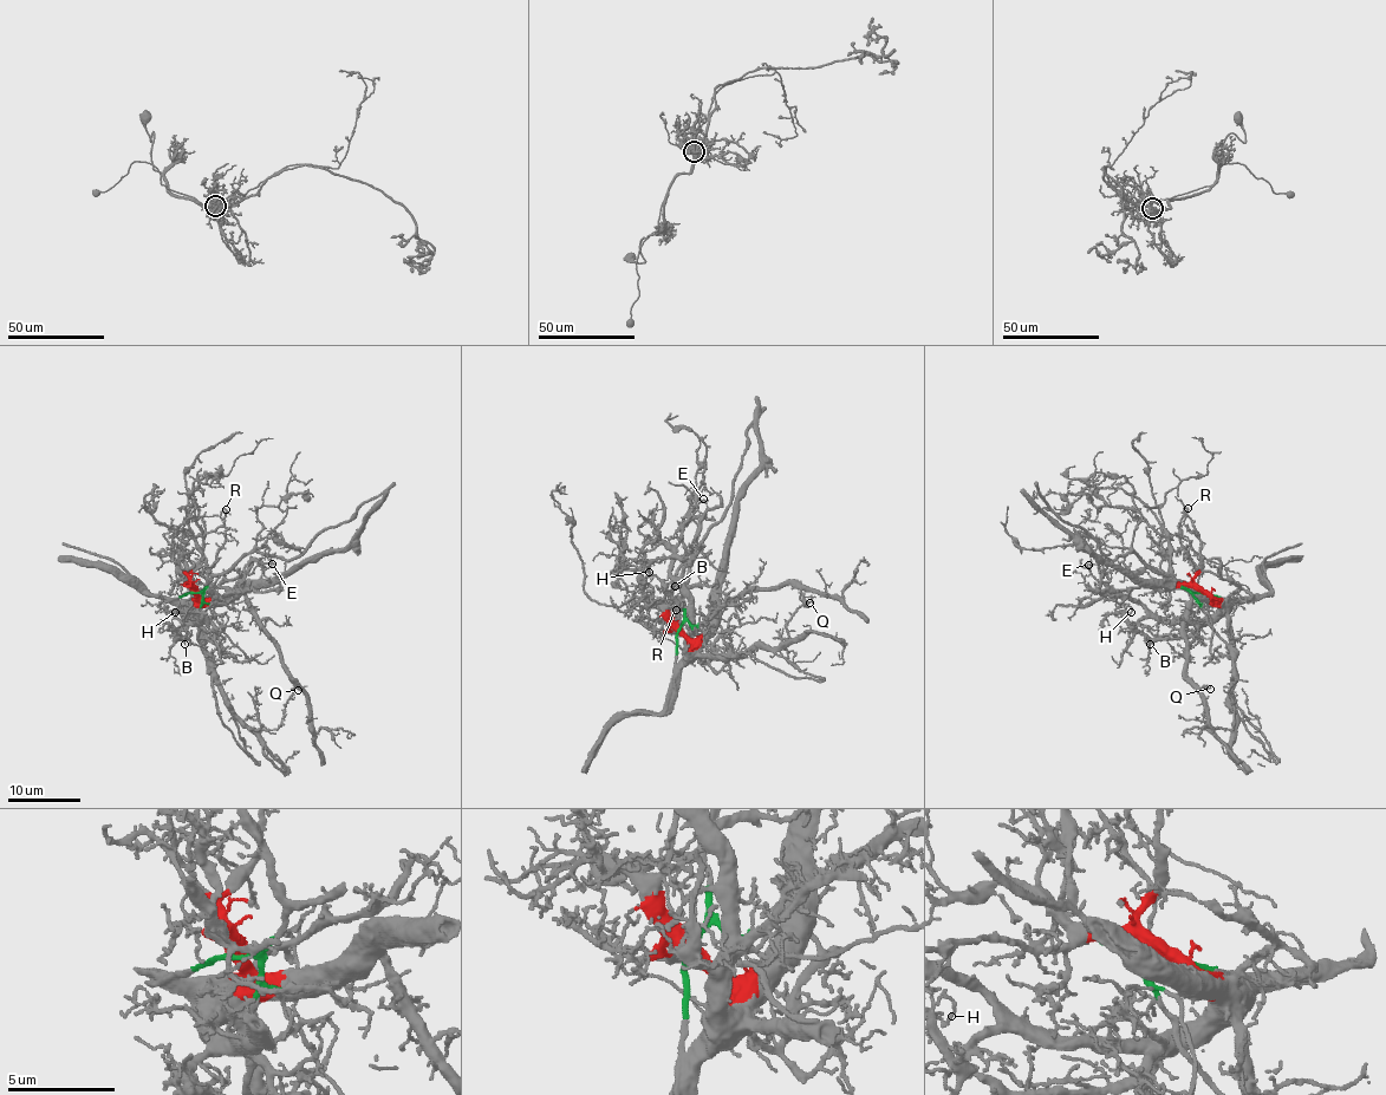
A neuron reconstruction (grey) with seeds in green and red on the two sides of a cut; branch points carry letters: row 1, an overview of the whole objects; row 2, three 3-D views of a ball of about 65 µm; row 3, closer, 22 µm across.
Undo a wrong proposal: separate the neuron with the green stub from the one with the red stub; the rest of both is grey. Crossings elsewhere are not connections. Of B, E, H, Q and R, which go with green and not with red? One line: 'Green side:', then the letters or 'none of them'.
Green side: none of them

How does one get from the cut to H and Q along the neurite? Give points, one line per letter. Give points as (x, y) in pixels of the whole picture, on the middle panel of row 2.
H: (680, 631), (692, 649), (688, 645), (688, 588), (683, 585), (687, 561), (657, 558), (646, 568), (649, 572)
Q: (680, 631), (697, 638), (722, 608), (752, 591), (793, 585), (809, 603)

